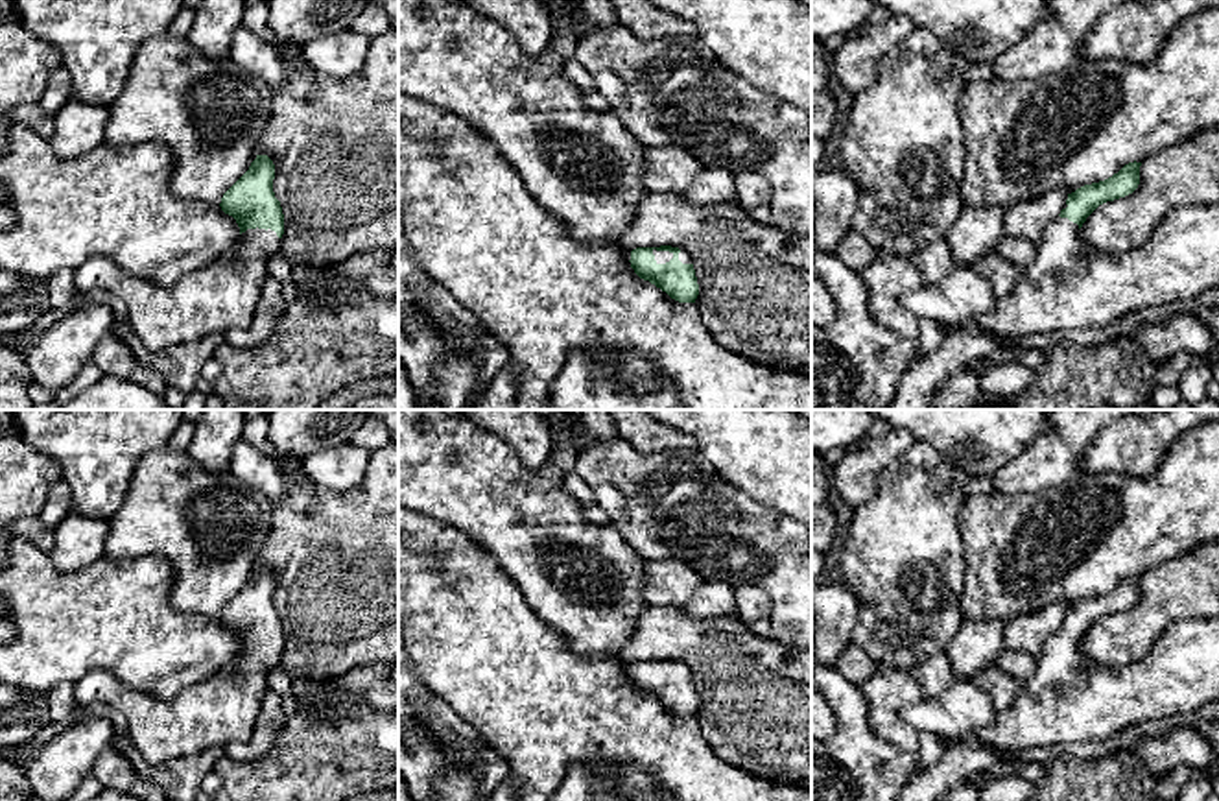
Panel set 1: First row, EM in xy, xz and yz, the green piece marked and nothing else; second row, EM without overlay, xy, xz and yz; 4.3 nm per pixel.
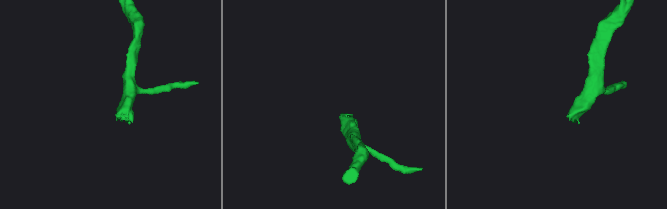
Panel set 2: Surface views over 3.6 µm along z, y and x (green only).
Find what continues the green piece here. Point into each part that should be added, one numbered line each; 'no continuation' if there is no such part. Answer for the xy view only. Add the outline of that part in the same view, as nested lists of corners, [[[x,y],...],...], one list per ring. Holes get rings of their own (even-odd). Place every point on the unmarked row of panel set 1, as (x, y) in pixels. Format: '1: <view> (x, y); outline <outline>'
1: xy (218, 711); outline [[[247,642],[218,674],[162,699],[136,690],[107,670],[92,670],[74,683],[77,705],[103,703],[127,722],[127,735],[149,764],[190,757],[251,738],[267,688],[267,674],[280,664],[271,642]]]

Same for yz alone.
1: yz (1068, 700); outline [[[1219,616],[1177,620],[1169,624],[1164,635],[1138,661],[1121,666],[1105,666],[1081,655],[1079,639],[1068,631],[1057,629],[1036,657],[1031,679],[1016,694],[1014,701],[996,711],[994,722],[965,738],[944,740],[948,747],[953,742],[979,742],[990,747],[1001,759],[1012,759],[1033,747],[1053,747],[1060,744],[1095,744],[1149,720],[1182,716],[1195,712],[1206,703],[1219,699]]]

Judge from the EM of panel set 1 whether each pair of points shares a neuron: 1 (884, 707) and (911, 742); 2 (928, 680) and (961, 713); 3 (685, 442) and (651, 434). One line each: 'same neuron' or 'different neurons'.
1: same neuron
2: different neurons
3: same neuron

